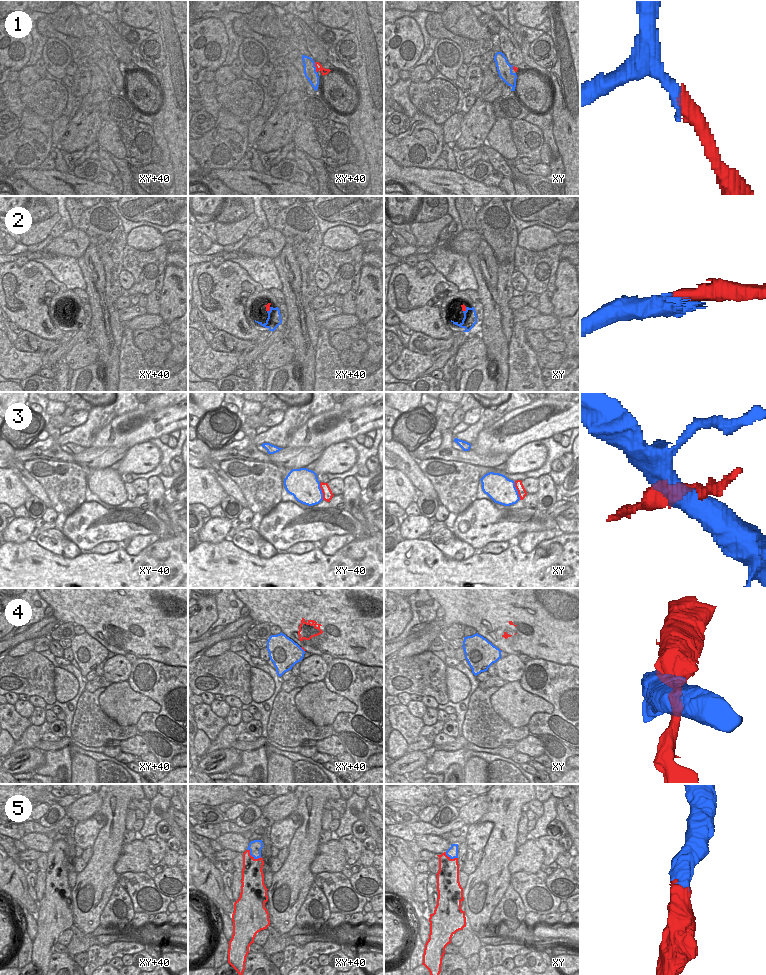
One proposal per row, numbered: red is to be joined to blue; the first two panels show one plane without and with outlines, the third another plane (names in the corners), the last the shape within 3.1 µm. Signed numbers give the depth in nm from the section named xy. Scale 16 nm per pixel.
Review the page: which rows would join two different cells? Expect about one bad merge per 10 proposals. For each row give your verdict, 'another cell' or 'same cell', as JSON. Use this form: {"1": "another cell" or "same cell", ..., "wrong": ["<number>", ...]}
{"1": "same cell", "2": "same cell", "3": "another cell", "4": "same cell", "5": "same cell", "wrong": ["3"]}

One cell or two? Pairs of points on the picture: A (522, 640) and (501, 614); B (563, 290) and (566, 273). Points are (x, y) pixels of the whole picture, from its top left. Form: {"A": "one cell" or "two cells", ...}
{"A": "two cells", "B": "one cell"}

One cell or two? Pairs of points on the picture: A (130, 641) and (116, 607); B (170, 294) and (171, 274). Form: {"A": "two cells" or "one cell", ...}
{"A": "two cells", "B": "one cell"}

